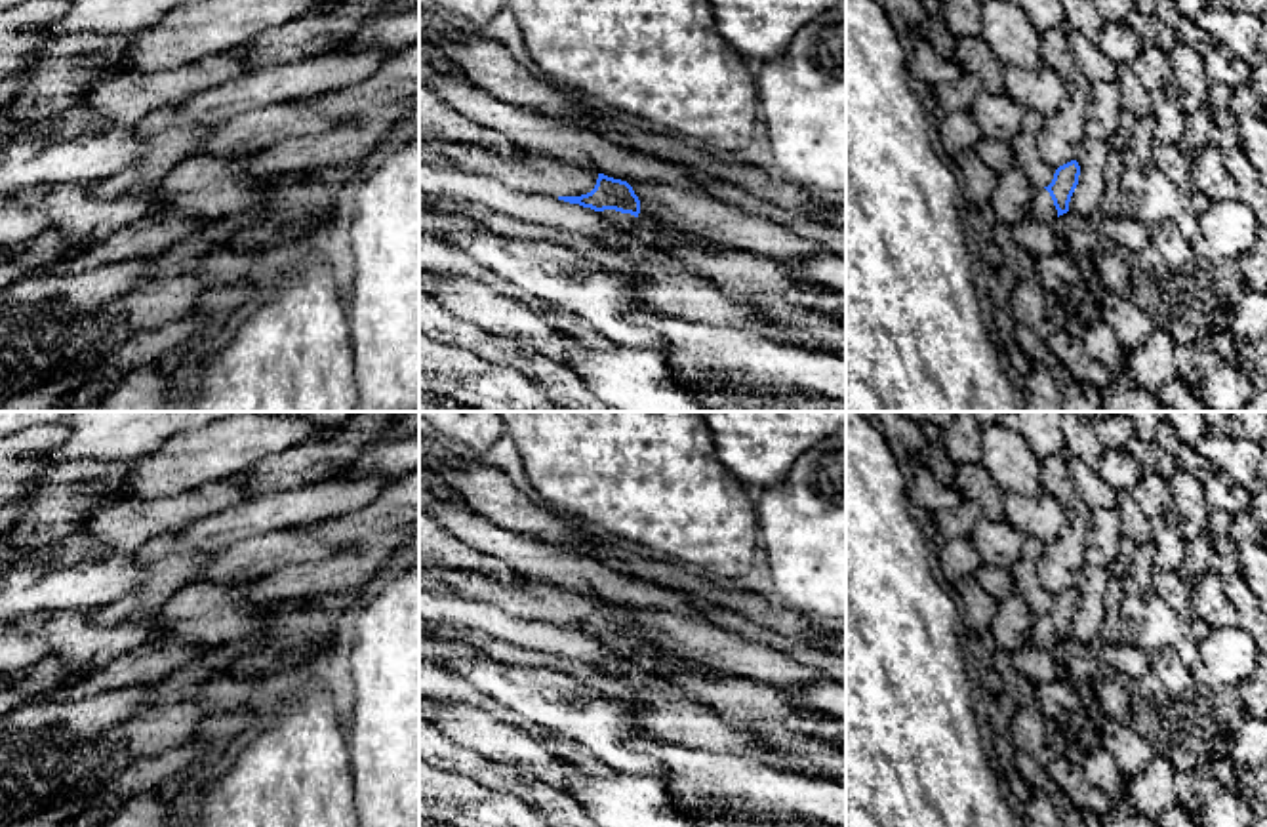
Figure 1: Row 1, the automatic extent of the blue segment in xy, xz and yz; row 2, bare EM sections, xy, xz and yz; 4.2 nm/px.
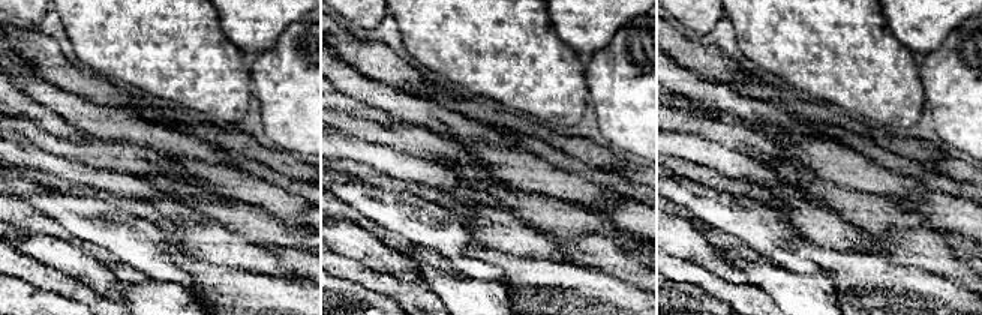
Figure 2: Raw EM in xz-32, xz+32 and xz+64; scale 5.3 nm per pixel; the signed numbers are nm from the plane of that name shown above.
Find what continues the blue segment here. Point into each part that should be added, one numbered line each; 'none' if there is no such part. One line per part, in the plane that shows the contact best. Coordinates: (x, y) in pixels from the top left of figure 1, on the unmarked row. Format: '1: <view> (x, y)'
1: xz (530, 599)

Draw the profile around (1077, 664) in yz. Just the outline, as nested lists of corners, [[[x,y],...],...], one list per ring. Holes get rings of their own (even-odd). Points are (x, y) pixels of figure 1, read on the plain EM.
[[[1067,638],[1054,648],[1054,657],[1061,678],[1071,684],[1099,684],[1109,676],[1116,676],[1115,671],[1094,656],[1088,644]]]

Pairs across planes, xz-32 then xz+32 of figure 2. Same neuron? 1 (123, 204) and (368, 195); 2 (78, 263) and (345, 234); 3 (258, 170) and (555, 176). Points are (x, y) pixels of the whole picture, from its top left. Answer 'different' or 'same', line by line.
1: different
2: same
3: different

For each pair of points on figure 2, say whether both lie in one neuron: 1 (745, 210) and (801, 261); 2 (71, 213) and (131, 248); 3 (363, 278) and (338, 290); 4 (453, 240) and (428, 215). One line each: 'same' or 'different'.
1: same
2: same
3: different
4: same

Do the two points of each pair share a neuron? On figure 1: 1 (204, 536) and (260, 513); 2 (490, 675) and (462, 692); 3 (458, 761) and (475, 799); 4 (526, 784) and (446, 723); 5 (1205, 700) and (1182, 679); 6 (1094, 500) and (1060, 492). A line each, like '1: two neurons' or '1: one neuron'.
1: one neuron
2: two neurons
3: two neurons
4: two neurons
5: one neuron
6: two neurons

